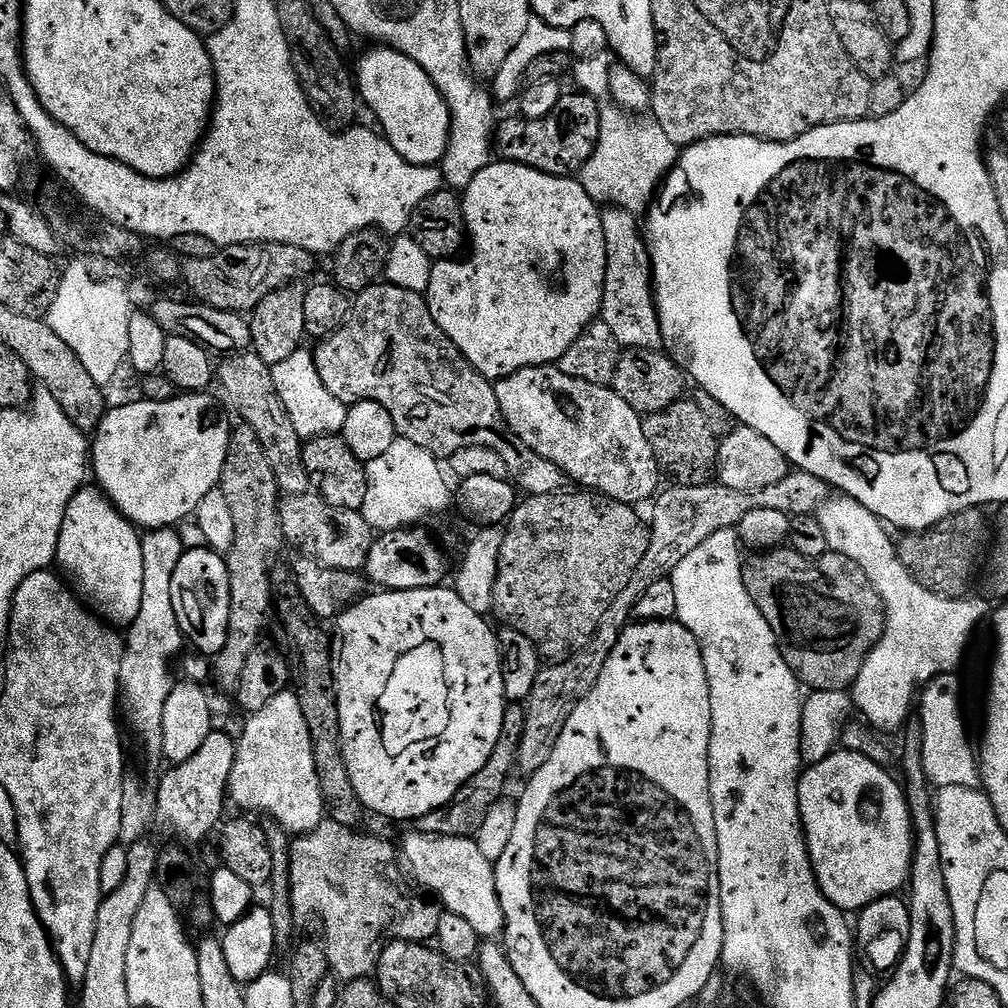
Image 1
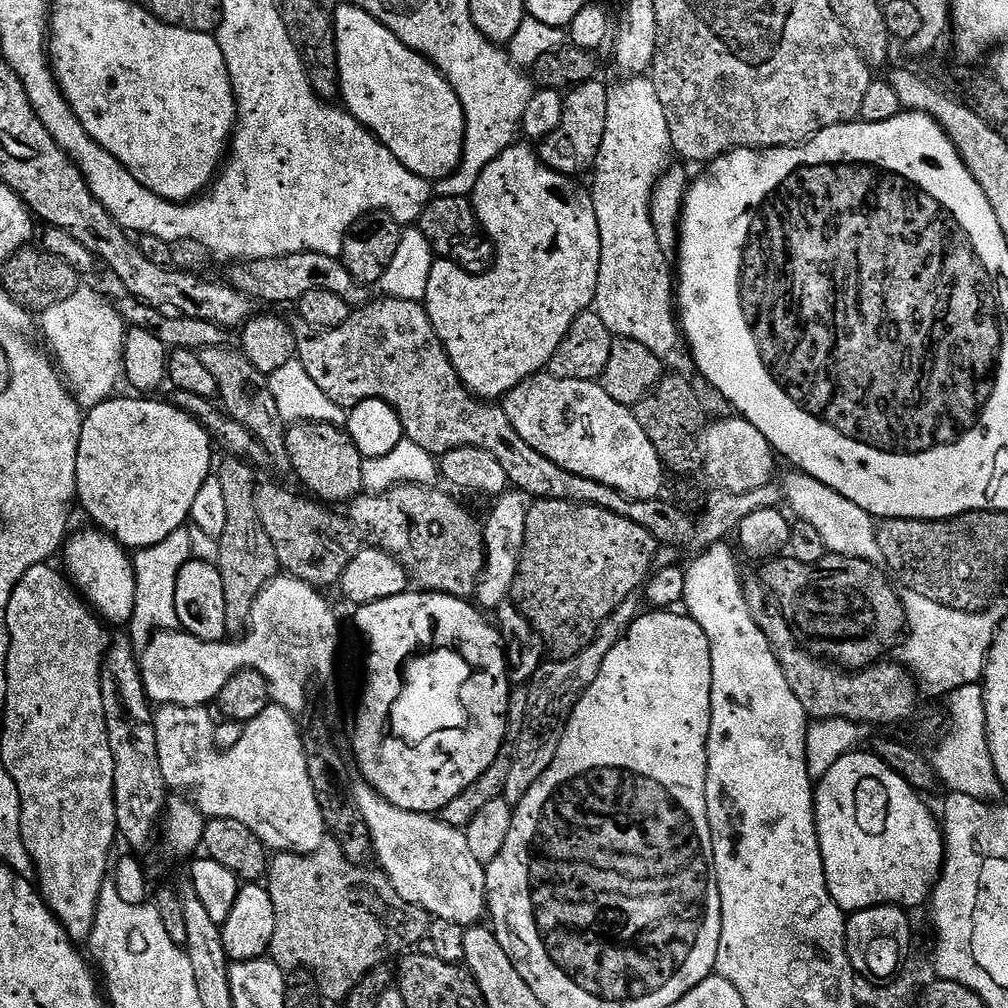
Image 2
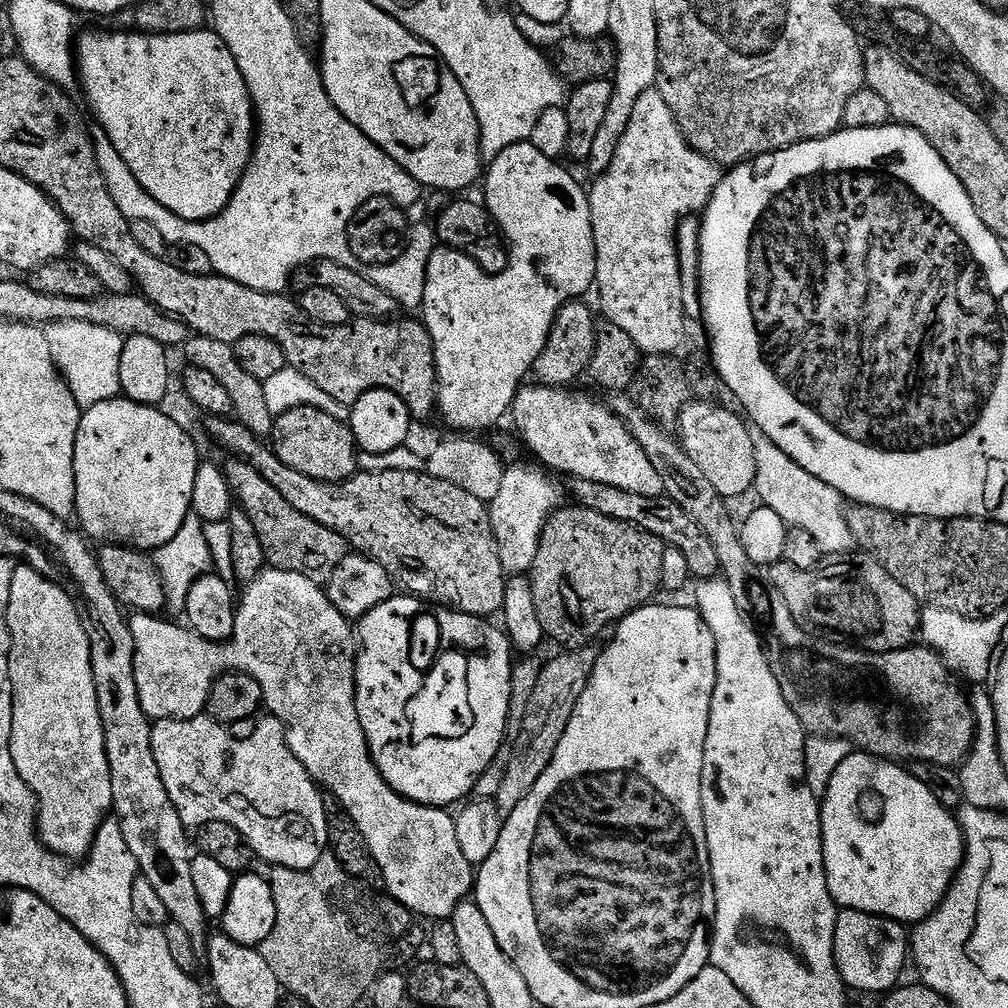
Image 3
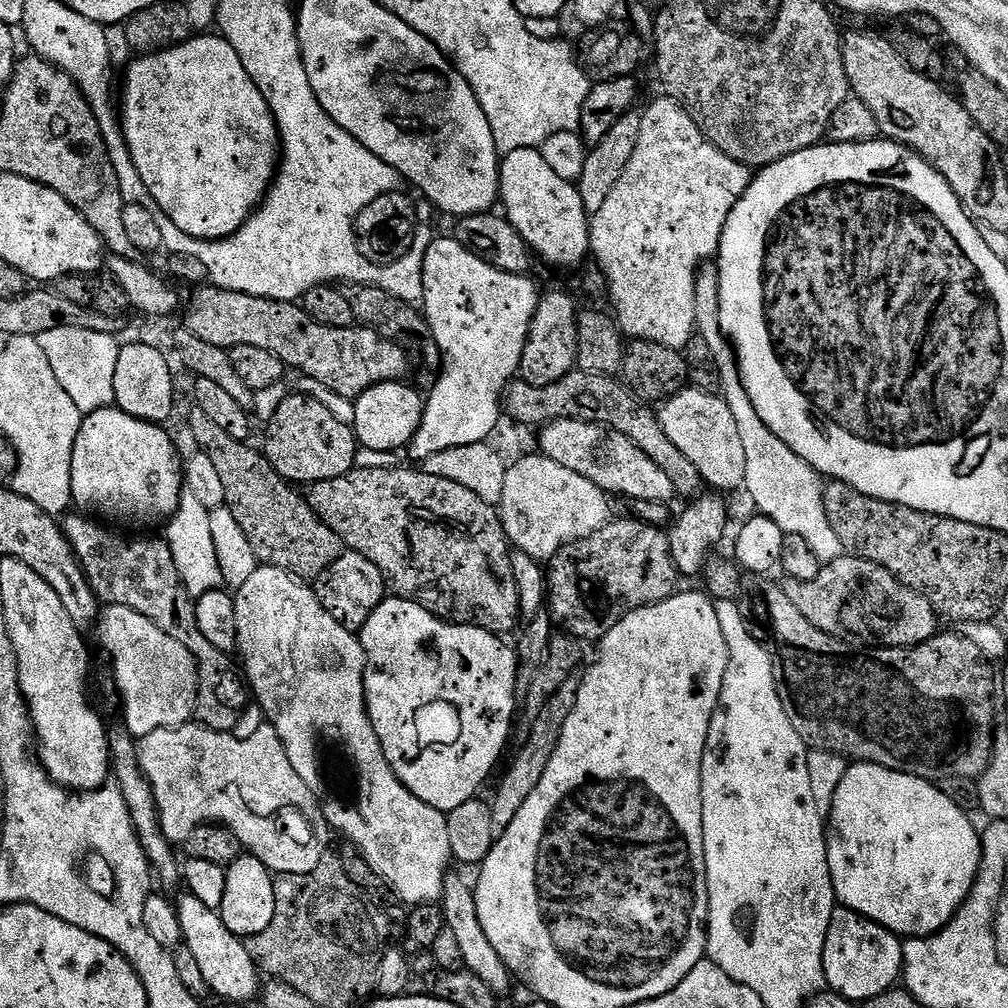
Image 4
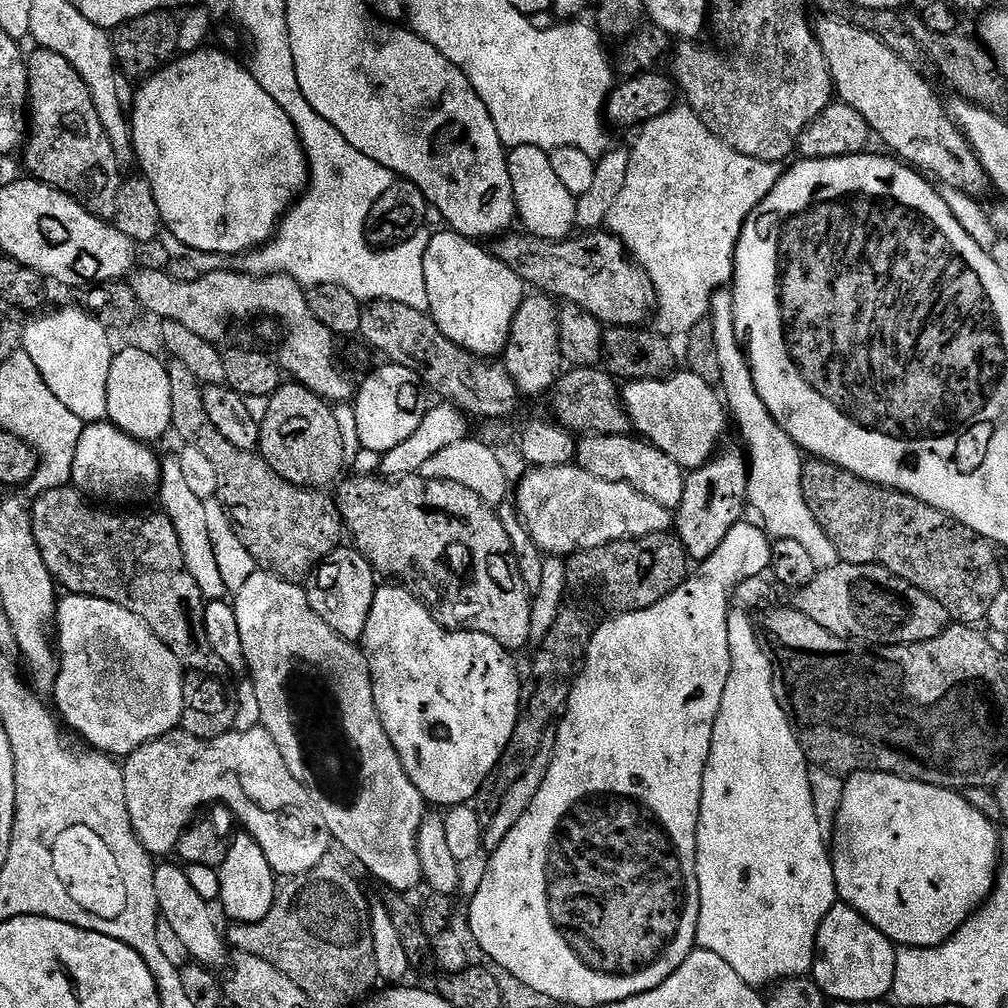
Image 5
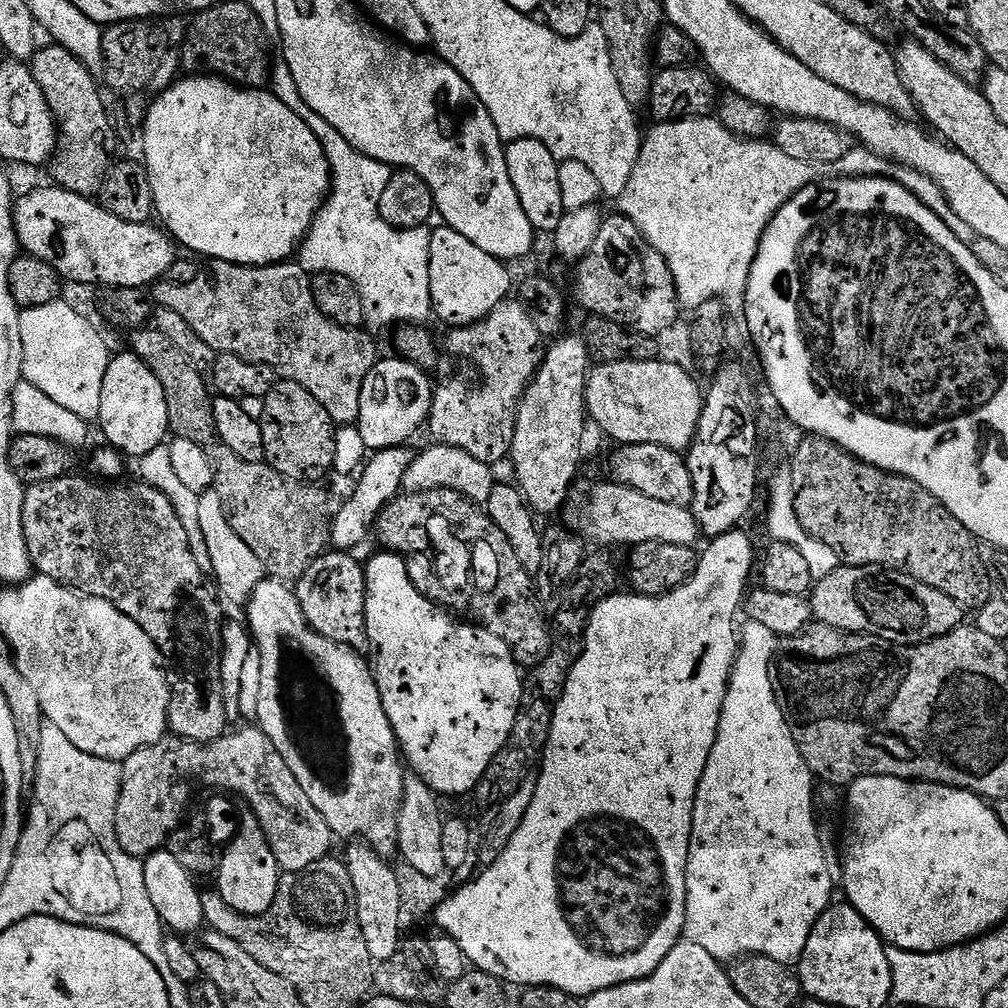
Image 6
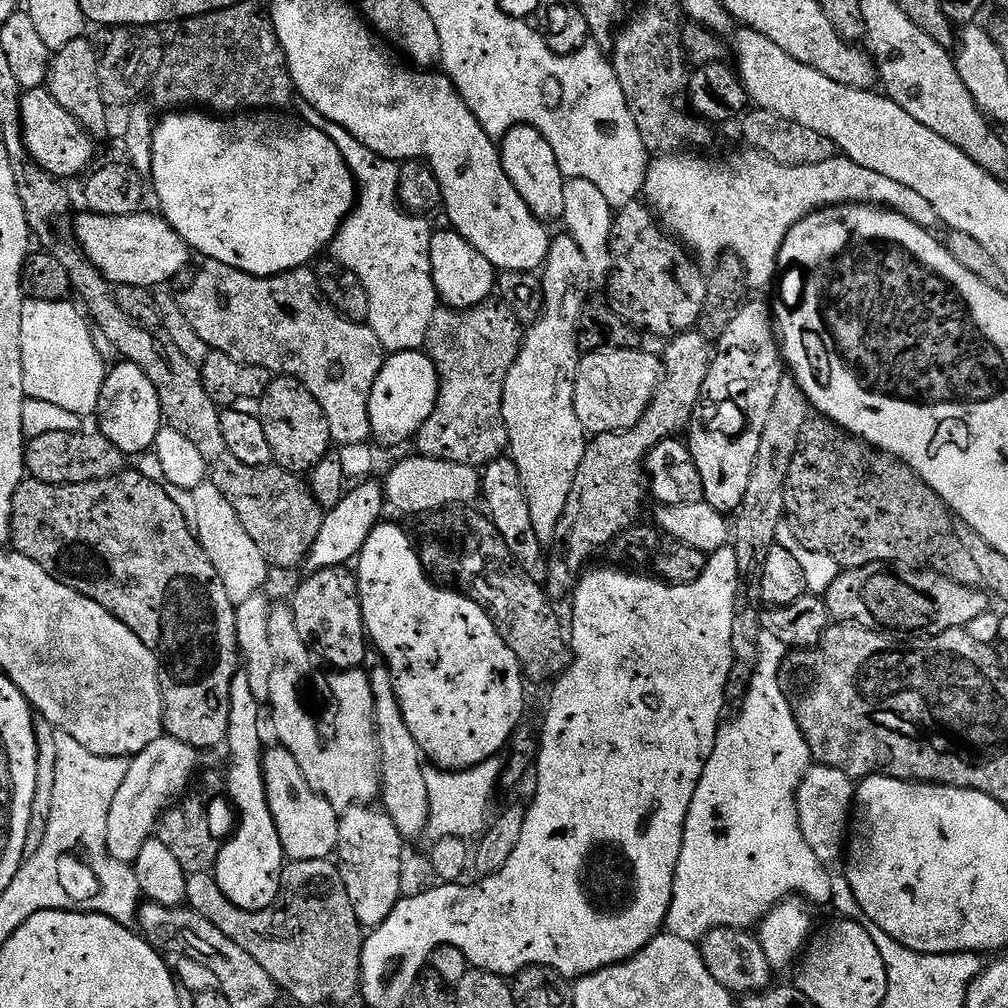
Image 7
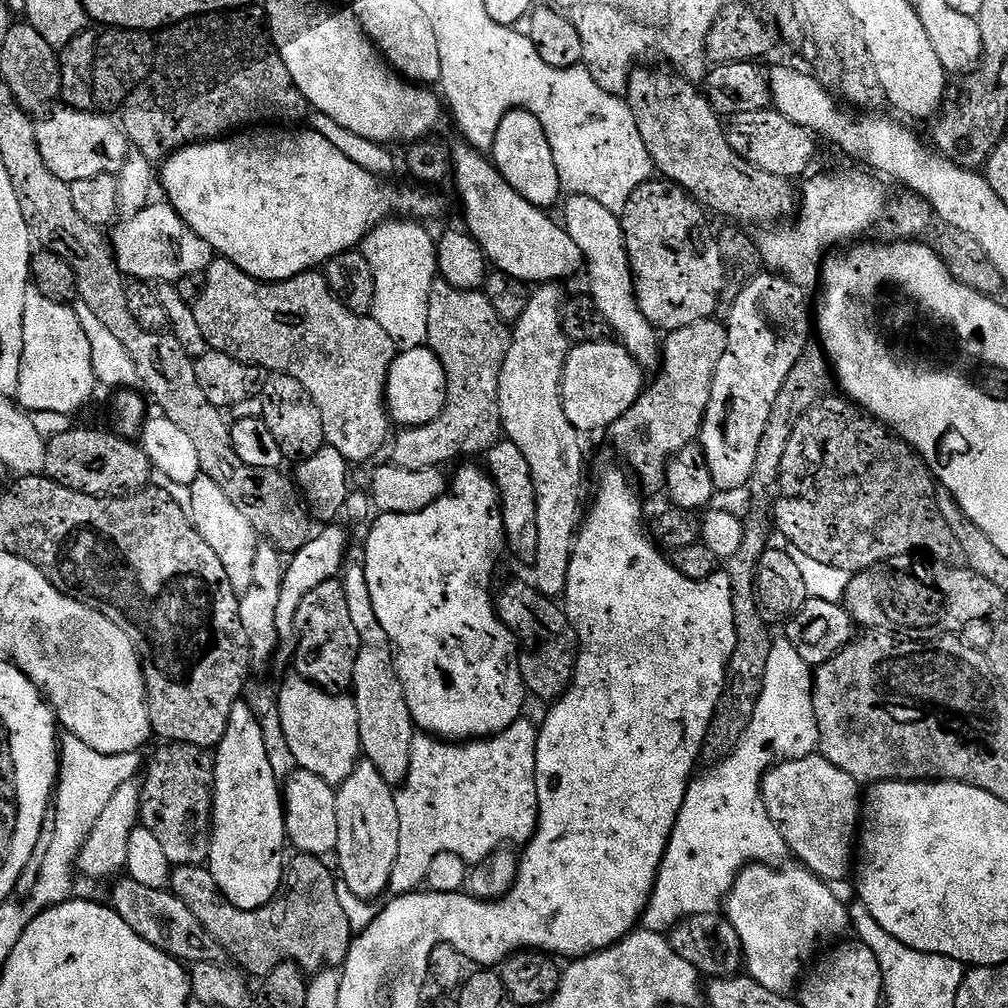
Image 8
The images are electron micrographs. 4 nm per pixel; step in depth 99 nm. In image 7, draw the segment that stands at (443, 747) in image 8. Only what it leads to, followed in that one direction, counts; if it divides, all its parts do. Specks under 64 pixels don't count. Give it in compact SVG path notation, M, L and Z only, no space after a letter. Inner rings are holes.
M493 758L461 772L445 772L442 768L428 766L425 767L424 774L426 794L430 796L427 835L432 838L460 836L467 841L479 837L490 823L488 811L496 796L496 783L499 785L502 780L501 761Z

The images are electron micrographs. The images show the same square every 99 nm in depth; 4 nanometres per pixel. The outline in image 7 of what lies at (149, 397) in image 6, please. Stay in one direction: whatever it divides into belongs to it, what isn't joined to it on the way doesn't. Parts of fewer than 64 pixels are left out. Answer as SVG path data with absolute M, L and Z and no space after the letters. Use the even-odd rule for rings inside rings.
M119 363L107 369L94 416L100 419L98 432L124 452L125 457L136 458L155 445L161 428L165 427L164 415L154 382L150 382L150 378L146 378L138 366Z

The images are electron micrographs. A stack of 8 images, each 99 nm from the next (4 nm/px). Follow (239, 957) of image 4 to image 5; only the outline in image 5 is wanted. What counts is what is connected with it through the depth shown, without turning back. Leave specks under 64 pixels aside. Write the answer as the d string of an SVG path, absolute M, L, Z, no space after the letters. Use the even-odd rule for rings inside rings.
M168 862L157 863L152 873L152 889L159 915L166 922L170 922L174 934L178 934L178 938L186 946L189 957L195 963L213 970L219 969L219 964L224 960L226 940L222 935L222 928L220 932L219 926L212 921L210 904L203 901L201 895L193 889L185 869L179 863L164 863Z

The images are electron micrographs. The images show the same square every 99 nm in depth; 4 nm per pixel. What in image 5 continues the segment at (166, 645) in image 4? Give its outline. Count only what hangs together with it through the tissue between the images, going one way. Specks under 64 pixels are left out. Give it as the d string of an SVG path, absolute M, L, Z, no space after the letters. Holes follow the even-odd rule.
M68 594L56 605L54 628L58 633L58 671L54 689L54 697L56 696L56 706L54 704L54 708L58 713L59 719L65 725L68 723L88 743L85 745L89 749L103 752L105 756L113 758L127 758L134 748L141 748L142 745L154 742L158 738L167 736L180 728L180 720L184 716L186 703L185 669L182 667L180 659L152 633L150 626L146 626L146 622L142 622L142 618L138 618L134 614L130 614L130 610L126 610L114 602L106 602L102 598Z

